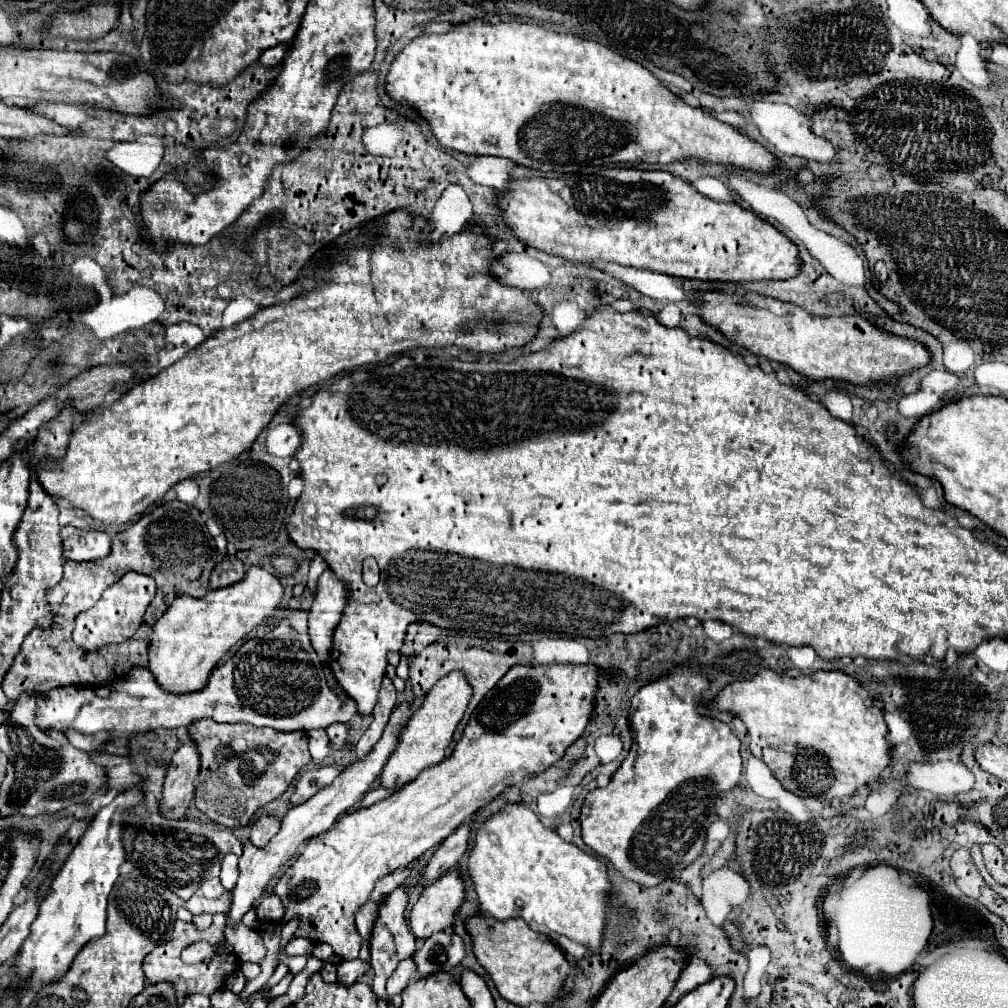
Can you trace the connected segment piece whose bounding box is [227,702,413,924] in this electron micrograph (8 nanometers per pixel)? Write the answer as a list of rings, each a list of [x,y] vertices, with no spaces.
[[[401,702],[393,712],[391,718],[383,730],[383,736],[379,738],[379,742],[373,746],[373,750],[369,754],[365,754],[361,760],[351,760],[345,770],[333,780],[331,786],[319,790],[315,796],[311,796],[307,802],[293,806],[287,816],[283,818],[279,832],[270,840],[263,848],[255,848],[251,842],[243,844],[243,856],[239,858],[239,880],[235,890],[231,892],[231,906],[227,912],[227,920],[231,920],[231,924],[239,924],[243,920],[243,916],[257,904],[257,900],[263,896],[265,888],[269,886],[269,882],[281,872],[281,868],[293,858],[293,854],[297,854],[297,850],[311,840],[313,836],[319,836],[327,830],[333,828],[333,824],[337,822],[337,818],[343,812],[349,812],[369,790],[371,784],[375,782],[375,778],[381,774],[385,762],[389,760],[389,754],[397,748],[397,738],[401,736],[401,730],[405,728],[405,724],[409,722],[413,714],[413,702]]]

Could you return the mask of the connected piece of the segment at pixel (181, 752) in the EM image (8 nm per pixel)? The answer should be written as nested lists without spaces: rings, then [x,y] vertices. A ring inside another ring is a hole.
[[[187,740],[177,748],[169,762],[167,786],[163,786],[161,812],[167,818],[185,816],[195,798],[195,780],[199,776],[199,750],[195,740]]]

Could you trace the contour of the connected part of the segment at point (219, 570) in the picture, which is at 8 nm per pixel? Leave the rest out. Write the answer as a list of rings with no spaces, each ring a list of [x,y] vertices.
[[[225,556],[217,568],[211,572],[211,588],[223,588],[229,584],[235,584],[237,580],[243,580],[245,576],[245,566],[237,556]]]

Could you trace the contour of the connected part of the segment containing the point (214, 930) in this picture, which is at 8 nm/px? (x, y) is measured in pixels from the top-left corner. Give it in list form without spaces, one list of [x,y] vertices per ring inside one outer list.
[[[213,916],[213,924],[207,928],[207,930],[195,930],[193,924],[187,924],[187,922],[181,922],[177,920],[175,926],[173,926],[173,932],[171,932],[171,940],[165,942],[163,946],[157,946],[153,952],[149,952],[143,960],[143,970],[145,970],[145,976],[149,982],[161,982],[161,980],[169,980],[175,988],[177,988],[177,994],[179,996],[187,996],[187,994],[205,994],[205,996],[211,996],[215,990],[219,990],[219,986],[225,982],[225,978],[221,978],[221,982],[217,980],[217,974],[213,972],[213,968],[217,968],[217,964],[186,964],[181,959],[181,952],[191,944],[191,940],[207,940],[209,944],[217,944],[217,940],[221,940],[223,936],[223,930],[225,930],[225,920],[223,916]]]

